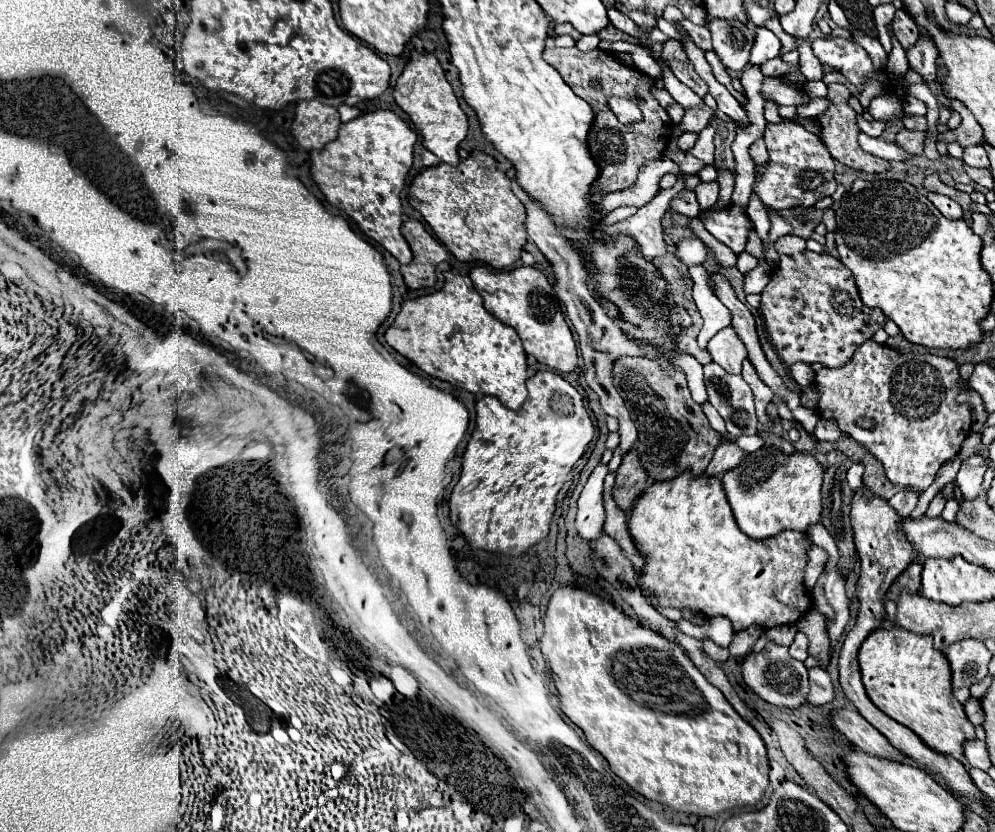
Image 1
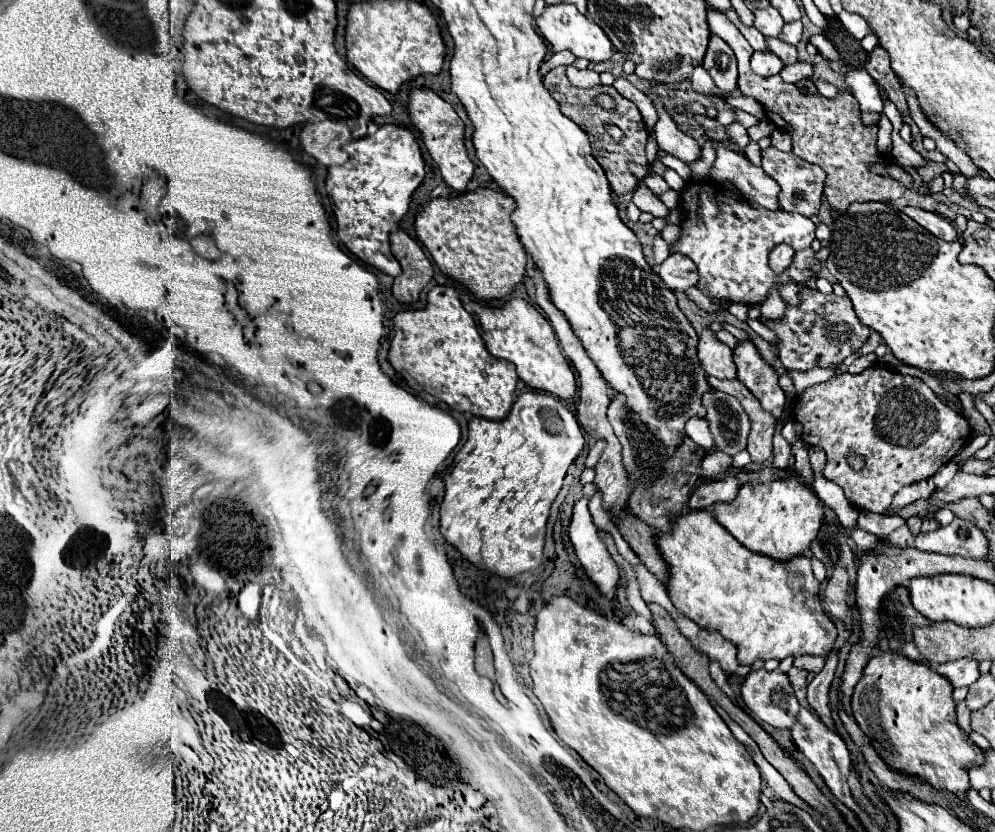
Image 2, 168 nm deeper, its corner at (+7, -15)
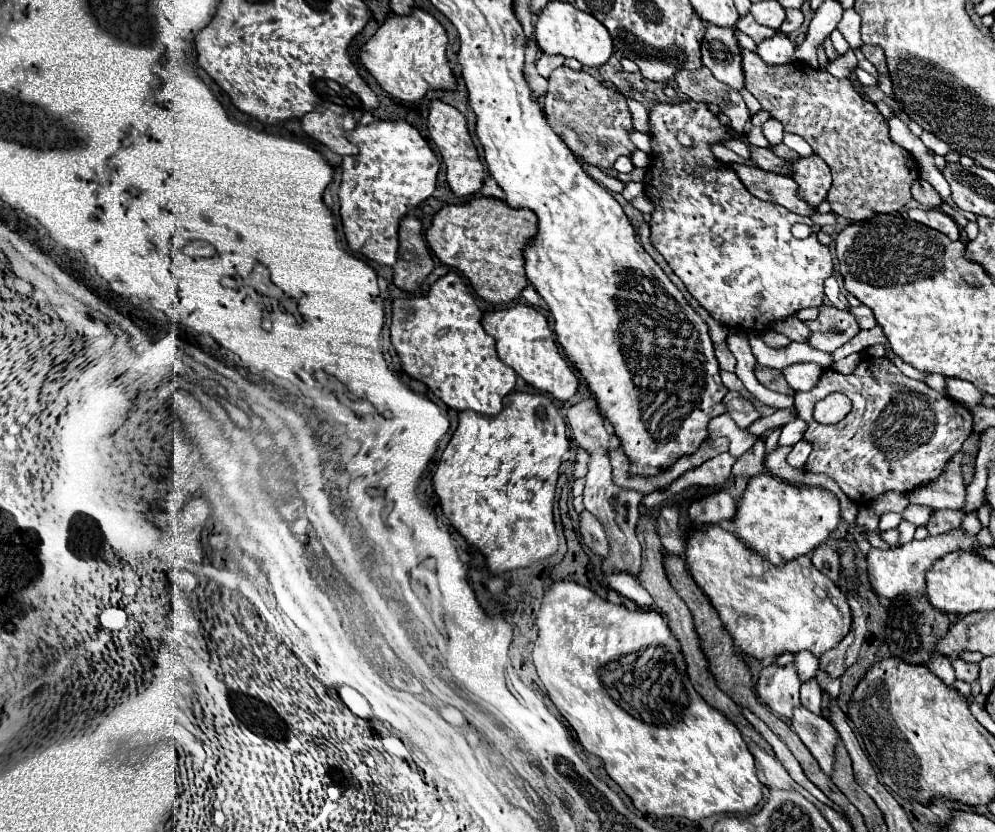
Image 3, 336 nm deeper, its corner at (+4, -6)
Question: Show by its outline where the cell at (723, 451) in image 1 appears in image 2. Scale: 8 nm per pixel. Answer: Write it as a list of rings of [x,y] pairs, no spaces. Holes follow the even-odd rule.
[[[728,475],[720,481],[704,481],[690,497],[690,509],[710,509],[718,501],[732,501],[738,491],[738,477]]]

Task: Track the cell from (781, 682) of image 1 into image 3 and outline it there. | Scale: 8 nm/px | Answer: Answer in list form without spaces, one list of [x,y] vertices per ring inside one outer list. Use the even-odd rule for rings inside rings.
[[[771,664],[761,670],[759,682],[757,682],[757,696],[775,714],[791,718],[793,708],[801,706],[799,688],[801,688],[801,680],[793,664],[789,666]]]

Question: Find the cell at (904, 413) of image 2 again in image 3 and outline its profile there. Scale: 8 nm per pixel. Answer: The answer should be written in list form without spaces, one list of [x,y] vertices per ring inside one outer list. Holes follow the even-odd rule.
[[[873,356],[863,358],[849,376],[825,370],[811,390],[795,394],[795,408],[799,418],[807,422],[803,440],[813,446],[805,470],[829,474],[859,504],[871,502],[889,490],[907,494],[939,478],[973,432],[973,416],[967,408],[957,408],[957,402],[947,394],[903,376],[887,358]],[[833,392],[845,394],[853,408],[835,426],[823,426],[815,422],[813,406]]]

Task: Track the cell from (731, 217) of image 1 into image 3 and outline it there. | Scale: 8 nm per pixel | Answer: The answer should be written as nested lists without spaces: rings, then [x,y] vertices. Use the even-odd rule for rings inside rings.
[[[685,100],[685,102],[679,102],[679,104],[657,104],[653,108],[649,108],[649,134],[651,134],[651,164],[647,168],[647,174],[645,174],[645,194],[647,198],[653,202],[655,210],[651,212],[651,220],[649,220],[649,226],[651,226],[651,244],[655,246],[655,250],[667,260],[667,264],[671,266],[671,270],[683,280],[687,292],[699,302],[699,306],[703,306],[711,318],[719,320],[719,324],[723,324],[725,328],[729,330],[737,330],[741,334],[747,334],[749,330],[753,332],[765,332],[765,330],[771,330],[771,324],[773,322],[779,322],[779,320],[785,320],[793,314],[797,314],[801,308],[807,308],[807,306],[823,306],[823,300],[825,300],[825,294],[823,294],[823,282],[833,276],[833,258],[831,258],[831,252],[827,246],[823,246],[819,240],[817,240],[817,234],[811,232],[809,238],[805,240],[797,240],[793,238],[791,234],[791,228],[793,224],[797,222],[803,222],[807,226],[813,226],[813,220],[807,218],[807,216],[799,216],[799,214],[793,214],[789,212],[787,208],[783,206],[777,206],[777,204],[771,204],[771,202],[763,202],[759,198],[755,198],[753,194],[749,194],[749,190],[743,186],[743,182],[739,180],[739,176],[733,172],[733,168],[729,168],[719,162],[713,154],[711,154],[711,146],[713,144],[723,144],[725,140],[729,140],[729,132],[727,128],[719,122],[719,118],[707,108],[707,104],[703,102],[695,102],[695,100]],[[679,132],[685,132],[687,136],[691,136],[693,140],[693,148],[685,148],[677,142],[677,134]]]

